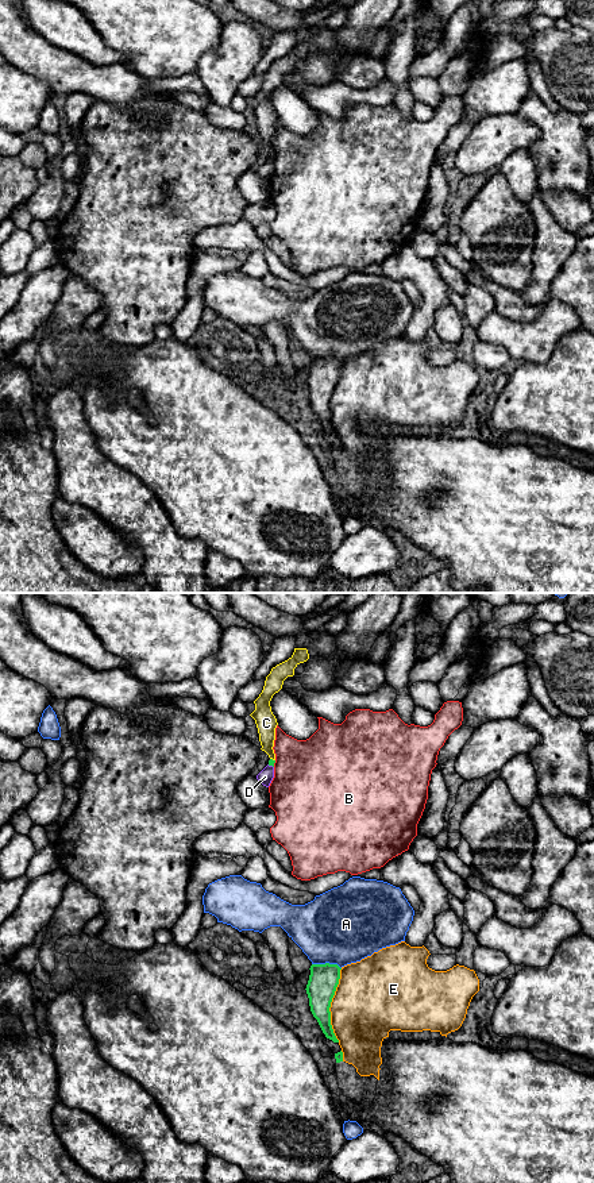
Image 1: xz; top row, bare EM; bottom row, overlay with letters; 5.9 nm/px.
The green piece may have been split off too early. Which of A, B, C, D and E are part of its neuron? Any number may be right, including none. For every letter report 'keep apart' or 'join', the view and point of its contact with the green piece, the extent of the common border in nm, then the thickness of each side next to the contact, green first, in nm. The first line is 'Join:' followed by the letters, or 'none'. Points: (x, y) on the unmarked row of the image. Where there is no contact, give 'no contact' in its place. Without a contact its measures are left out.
Join: none
A: keep apart | xz (327, 358) | 180 nm | 180/460 nm
B: keep apart | xz (274, 157) | 40 nm | 40/460 nm
C: keep apart | xz (272, 154) | 40 nm | 40/130 nm
D: keep apart | xz (270, 160) | 40 nm | 40/90 nm
E: keep apart | xz (330, 400) | 440 nm | 180/420 nm

